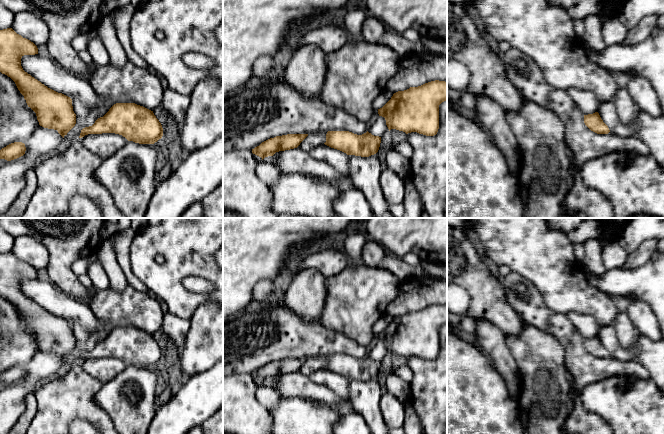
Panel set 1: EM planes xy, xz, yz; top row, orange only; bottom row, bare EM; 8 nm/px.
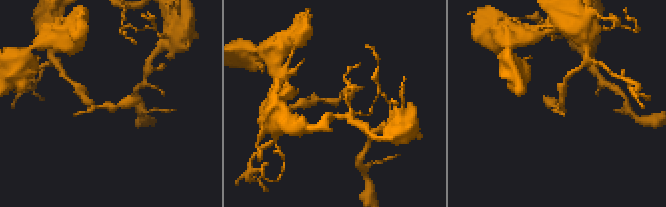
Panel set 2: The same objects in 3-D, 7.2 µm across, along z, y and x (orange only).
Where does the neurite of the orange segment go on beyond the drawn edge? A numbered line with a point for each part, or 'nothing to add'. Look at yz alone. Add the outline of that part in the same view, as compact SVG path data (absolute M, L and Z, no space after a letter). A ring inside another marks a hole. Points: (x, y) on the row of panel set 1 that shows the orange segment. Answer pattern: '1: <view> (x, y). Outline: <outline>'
nothing to add

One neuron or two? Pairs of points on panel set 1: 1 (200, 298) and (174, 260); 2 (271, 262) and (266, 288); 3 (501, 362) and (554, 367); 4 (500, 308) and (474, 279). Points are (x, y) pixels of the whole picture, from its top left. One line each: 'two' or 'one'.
1: one
2: two
3: two
4: one

